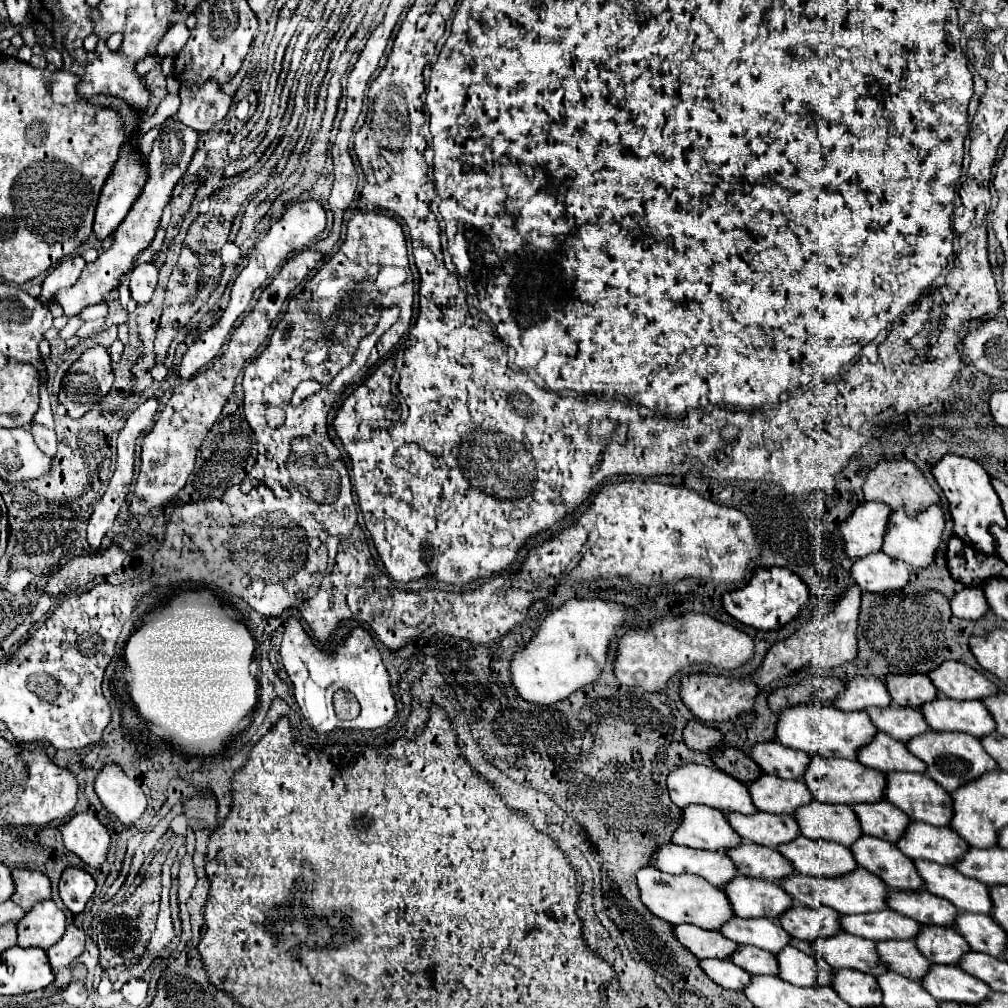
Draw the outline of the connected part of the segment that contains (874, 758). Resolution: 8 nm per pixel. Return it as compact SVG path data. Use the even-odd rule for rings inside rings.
M878 732L874 740L858 750L858 762L880 772L924 772L926 764L906 750L906 744Z

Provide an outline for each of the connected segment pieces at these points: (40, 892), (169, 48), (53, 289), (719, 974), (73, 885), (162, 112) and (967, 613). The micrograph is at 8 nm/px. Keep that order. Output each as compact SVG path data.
M16 868L12 870L12 878L16 884L12 900L26 912L30 912L34 904L50 898L50 880L42 872Z
M178 22L178 24L170 26L166 36L158 44L158 54L176 58L178 50L182 50L182 46L188 42L188 38L190 38L190 30L186 28L184 22Z
M82 256L62 258L62 262L60 262L56 268L52 268L52 272L46 276L46 280L44 280L44 284L42 284L42 294L40 294L42 300L54 296L60 288L72 286L72 284L78 280L84 264L86 264L86 262L84 262Z
M700 960L702 970L722 988L728 990L744 990L744 986L750 984L750 974L742 970L740 966L734 966L730 960Z
M66 868L60 878L60 898L72 914L80 914L94 894L94 878L82 868Z
M179 93L167 94L166 97L157 106L156 112L154 112L150 118L146 118L146 122L142 122L140 134L144 134L144 132L148 132L148 130L156 128L156 126L158 126L158 124L162 124L162 122L164 122L168 116L176 114L176 112L178 112L179 106Z
M962 588L960 592L954 594L954 598L950 600L952 612L956 618L964 618L964 620L980 620L990 606L986 604L986 596L982 588Z

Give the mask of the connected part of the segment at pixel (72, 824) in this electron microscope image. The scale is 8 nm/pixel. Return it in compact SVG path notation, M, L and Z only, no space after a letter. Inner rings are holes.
M90 812L76 814L60 826L64 846L82 858L90 868L100 868L106 862L110 848L110 834Z

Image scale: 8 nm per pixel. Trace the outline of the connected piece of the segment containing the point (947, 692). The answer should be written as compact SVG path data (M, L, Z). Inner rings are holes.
M944 662L930 672L930 680L942 696L954 700L984 700L998 694L996 684L962 662Z

